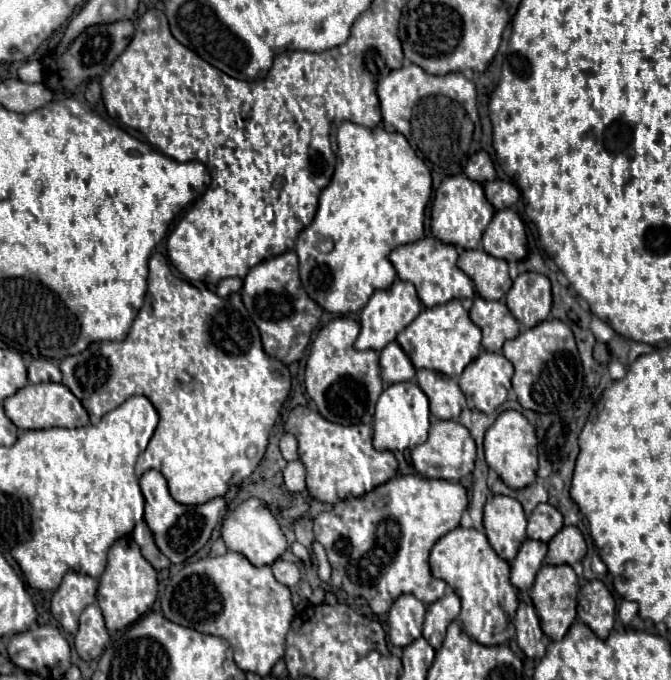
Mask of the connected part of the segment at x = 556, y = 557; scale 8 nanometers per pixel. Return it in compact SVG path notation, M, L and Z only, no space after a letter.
M563 526L548 543L548 552L545 562L548 565L569 564L583 560L587 552L585 540L577 526Z

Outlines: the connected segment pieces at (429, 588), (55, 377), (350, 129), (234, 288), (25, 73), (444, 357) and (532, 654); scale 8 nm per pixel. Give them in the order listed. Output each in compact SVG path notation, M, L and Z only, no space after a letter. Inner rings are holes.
M397 476L383 486L377 486L363 498L347 498L333 506L329 512L321 512L313 522L315 540L325 548L327 560L333 568L329 586L345 590L349 596L361 596L369 602L375 614L389 612L391 604L401 594L413 594L425 604L435 602L447 590L447 584L433 578L429 570L429 552L433 544L459 526L459 518L467 508L467 490L459 482L433 480L423 476Z
M47 358L31 360L29 380L33 384L37 384L37 382L61 382L61 370L59 370L57 362L53 362L53 360L47 360Z
M343 122L343 124L341 124L341 126L339 126L339 130L337 130L337 131L336 131L336 134L337 134L337 136L336 136L336 140L337 140L337 144L339 144L339 152L337 152L337 154L336 154L336 157L337 157L337 158L336 158L336 164L335 164L335 168L334 168L334 172L333 172L333 178L331 178L331 184L329 184L329 186L327 186L327 188L325 188L325 190L323 190L323 192L321 192L321 196L319 196L319 208L317 208L317 214L315 214L315 220L313 220L313 222L311 222L311 226L307 226L307 228L305 228L305 230L303 230L303 232L301 232L301 234L299 234L299 238L297 238L297 248L295 248L295 250L297 250L297 256L299 256L299 272L301 272L301 282L303 282L303 286L305 286L305 290L307 290L307 294L309 294L309 298L313 298L313 300L315 300L315 302L317 302L317 304L319 304L319 306L321 306L321 308L323 308L323 310L327 310L327 312L333 312L333 314L349 314L349 312L359 312L359 310L361 310L361 308L363 308L363 306L365 306L365 302L367 302L367 300L369 300L369 298L371 298L371 294L373 294L373 292L375 292L375 290L385 290L385 288L389 288L389 286L391 286L391 284L393 284L393 282L395 282L395 278L397 278L397 272L395 272L395 268L393 268L393 264L391 264L391 262L389 262L389 252L391 252L391 250L393 250L393 248L395 248L395 246L401 246L401 244L409 244L409 242L417 242L417 240L419 240L419 238L423 238L423 237L424 237L424 218L425 218L425 208L427 208L427 206L428 206L428 205L429 205L429 204L430 204L430 202L431 202L431 192L433 192L433 188L431 188L431 172L430 172L430 171L429 171L429 168L427 168L427 166L425 166L425 162L423 162L423 160L421 160L421 158L419 158L419 156L417 156L417 154L415 154L415 150L413 150L413 148L411 148L411 146L409 146L409 142L407 142L407 138L405 138L405 136L403 136L403 134L397 134L397 132L385 132L385 130L383 130L383 128L381 128L381 126L375 126L375 128L365 128L365 126L359 126L359 124L353 124L353 122ZM325 238L333 238L333 242L335 242L335 250L333 250L333 252L330 252L330 251L331 251L331 250L332 250L332 249L333 249L333 247L334 247L334 244L333 244L333 242L332 242L332 241L331 241L331 240L327 240L327 241L326 241L326 244L323 244L323 245L322 245L322 246L321 246L321 245L319 245L319 246L318 246L318 247L319 247L319 250L320 250L320 251L321 251L321 252L322 252L322 253L328 253L328 252L329 252L329 254L321 254L321 252L317 252L317 248L315 248L315 244L317 244L317 242L321 242L321 240L325 240Z
M225 278L225 280L221 280L219 286L217 286L217 294L219 294L219 296L229 296L229 294L233 294L233 292L239 292L241 286L243 286L243 280L241 280L241 278Z
M29 60L19 68L19 78L23 82L43 82L43 66L39 60Z
M459 300L423 308L421 314L403 332L397 334L397 342L415 368L435 370L453 378L457 378L463 368L473 358L477 358L477 354L481 354L481 330L471 322L469 312L461 306Z
M521 601L513 620L519 648L527 658L541 658L549 644L549 638L541 630L539 618L533 605Z

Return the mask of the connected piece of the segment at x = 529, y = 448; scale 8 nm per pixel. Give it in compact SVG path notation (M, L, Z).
M505 410L497 416L497 420L489 426L485 432L485 458L487 464L501 476L501 480L509 488L525 488L531 482L535 482L535 472L538 469L538 438L536 431L529 420L515 412L515 410Z

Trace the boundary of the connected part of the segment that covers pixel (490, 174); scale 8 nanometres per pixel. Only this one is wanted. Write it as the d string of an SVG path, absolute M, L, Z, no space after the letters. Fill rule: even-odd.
M477 152L475 156L469 158L465 166L465 176L469 180L475 180L479 184L485 184L489 180L495 180L495 168L487 152Z

